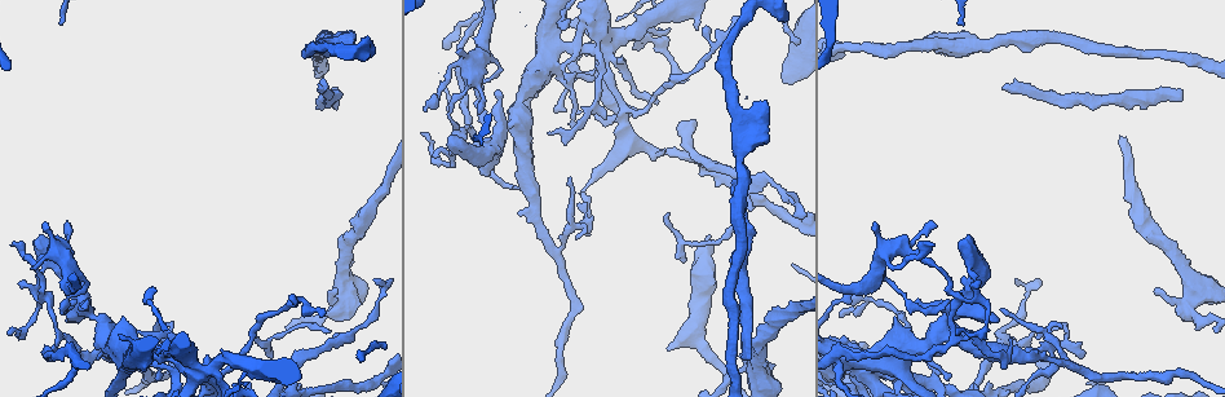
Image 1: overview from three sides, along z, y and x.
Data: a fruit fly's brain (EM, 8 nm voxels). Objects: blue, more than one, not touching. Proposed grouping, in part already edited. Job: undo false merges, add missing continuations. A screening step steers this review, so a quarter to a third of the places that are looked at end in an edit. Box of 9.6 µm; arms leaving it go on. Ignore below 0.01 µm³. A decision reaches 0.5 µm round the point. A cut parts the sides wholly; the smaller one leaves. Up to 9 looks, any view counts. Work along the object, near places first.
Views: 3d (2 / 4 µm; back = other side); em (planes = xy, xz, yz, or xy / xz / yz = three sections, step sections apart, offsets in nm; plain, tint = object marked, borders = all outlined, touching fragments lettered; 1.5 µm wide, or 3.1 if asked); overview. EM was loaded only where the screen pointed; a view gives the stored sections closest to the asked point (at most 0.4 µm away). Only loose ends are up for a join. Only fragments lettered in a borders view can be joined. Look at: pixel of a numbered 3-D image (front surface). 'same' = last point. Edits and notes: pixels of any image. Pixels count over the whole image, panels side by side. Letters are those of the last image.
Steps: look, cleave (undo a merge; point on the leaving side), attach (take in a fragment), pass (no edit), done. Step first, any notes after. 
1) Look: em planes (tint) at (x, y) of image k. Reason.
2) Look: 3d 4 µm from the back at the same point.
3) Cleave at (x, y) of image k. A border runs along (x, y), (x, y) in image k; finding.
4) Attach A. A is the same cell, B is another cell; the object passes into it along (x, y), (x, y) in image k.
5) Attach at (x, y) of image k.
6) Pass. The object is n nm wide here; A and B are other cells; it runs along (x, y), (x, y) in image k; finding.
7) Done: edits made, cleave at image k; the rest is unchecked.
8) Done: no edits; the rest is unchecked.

Look: em yz step 4 (tint) at (157, 379) of image 1. Free end.

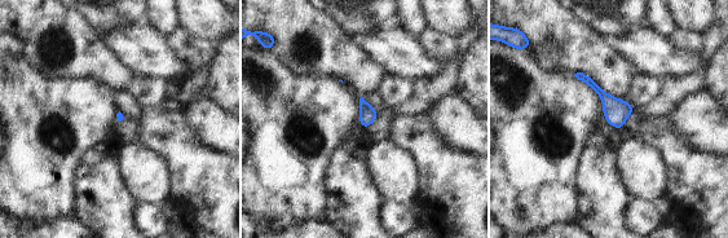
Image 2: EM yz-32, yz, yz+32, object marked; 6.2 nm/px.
Look: em planes (borders) at the same point. Cut it another way.

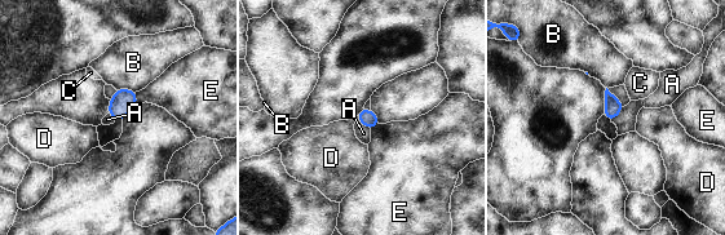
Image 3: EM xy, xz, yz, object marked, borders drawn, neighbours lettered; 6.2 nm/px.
Pass. The object is 100 nm wide here; A, B, C, D and E are other cells; a border runs along (357, 116), (370, 129) in image 3; no lettered fragment goes on from it.

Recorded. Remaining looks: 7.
Look: 3d 4 µm at (1026, 381) of image 1. Calibre changes.

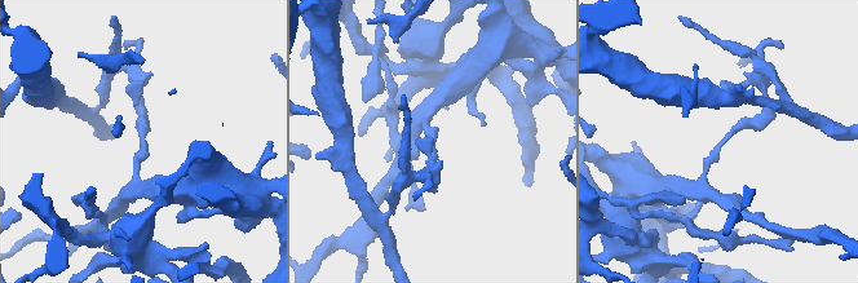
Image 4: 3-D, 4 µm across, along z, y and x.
Look: em planes (borders) at (724, 142) of image 4.

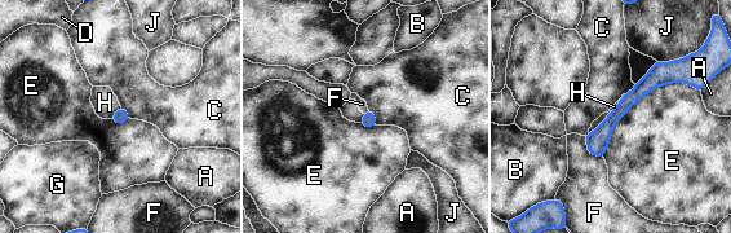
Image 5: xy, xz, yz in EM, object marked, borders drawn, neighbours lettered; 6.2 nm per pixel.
Pass. The longest contact is with E, 750 nm; A, B, C, D, E, F, G, H and J are other cells; it runs along (685, 75), (648, 82), (592, 150) in image 5; continuous, no second cell.

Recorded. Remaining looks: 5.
Look: em yz step 4 (borders) at (735, 180) of image 1. Branch stops here.

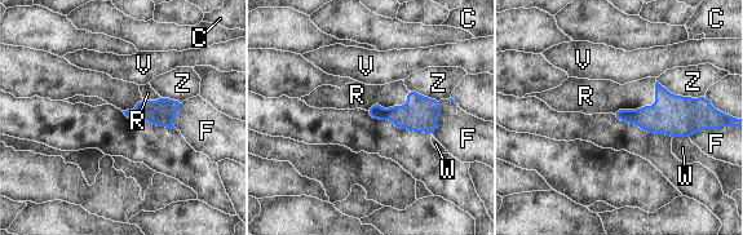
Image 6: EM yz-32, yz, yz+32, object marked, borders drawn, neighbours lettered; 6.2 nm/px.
Look: em xz step 4 (borders) at the same point. Cut it another way.

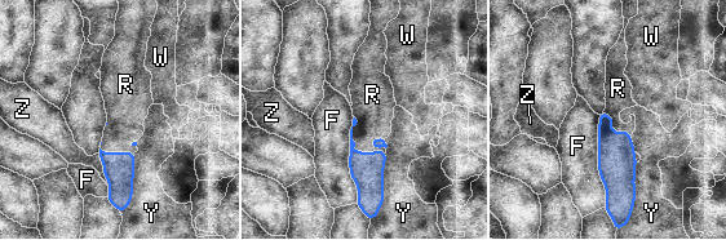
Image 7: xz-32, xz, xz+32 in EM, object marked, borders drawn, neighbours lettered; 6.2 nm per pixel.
Attach R. R is the same cell, F, W, Y and Z are other cells; the object passes into it along (616, 161), (611, 129), (618, 97) in image 7; it goes on there.

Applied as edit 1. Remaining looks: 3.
Look: 3d 4 µm at (763, 101) of image 1. Branch stops here.

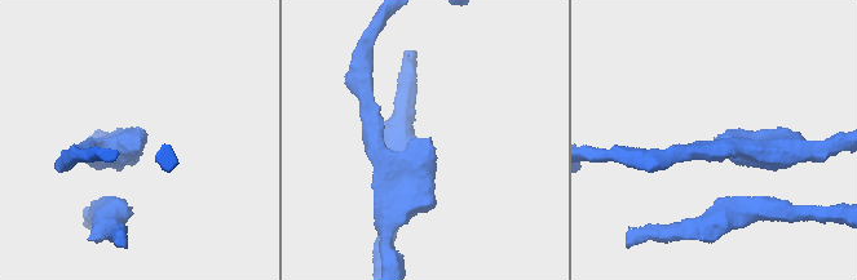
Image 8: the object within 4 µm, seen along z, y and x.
Look: em xy step 8 (borders) at (138, 149) of image 8.

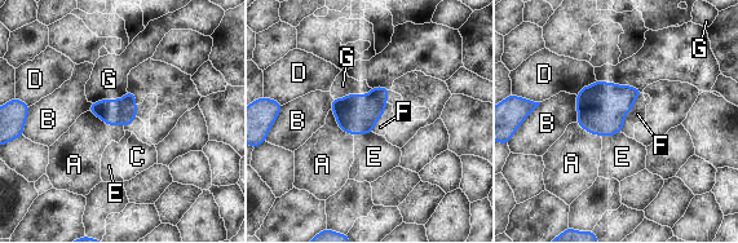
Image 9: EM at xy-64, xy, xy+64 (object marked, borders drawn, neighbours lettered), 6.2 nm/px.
Look: em planes (borders) at the same point.

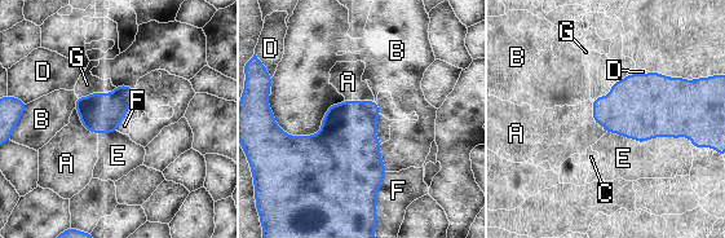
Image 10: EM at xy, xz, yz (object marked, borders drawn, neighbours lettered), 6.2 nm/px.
Pass. A, B, C, D, E, F and G are other cells; a border runs along (387, 172), (379, 188), (375, 207) in image 10; no lettered fragment goes on from it.

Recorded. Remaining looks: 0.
Done: edits made, attach at image 7; the rest is unchecked.

